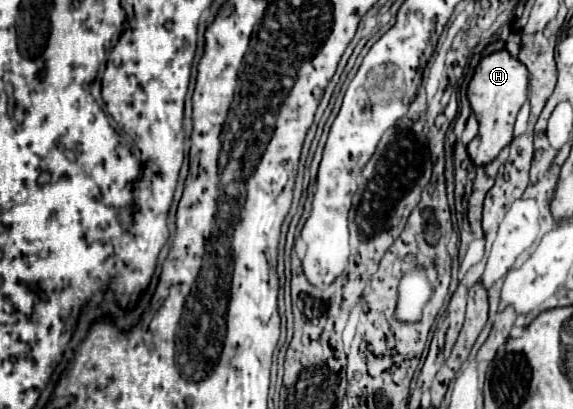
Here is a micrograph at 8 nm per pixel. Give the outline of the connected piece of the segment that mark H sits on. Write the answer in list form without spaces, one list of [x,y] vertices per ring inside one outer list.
[[[507,50],[483,58],[481,64],[477,66],[475,76],[467,90],[467,98],[479,122],[477,136],[467,144],[467,154],[475,166],[485,166],[493,162],[497,154],[511,144],[515,118],[527,100],[527,74],[529,74],[527,68],[519,60],[511,58]]]

